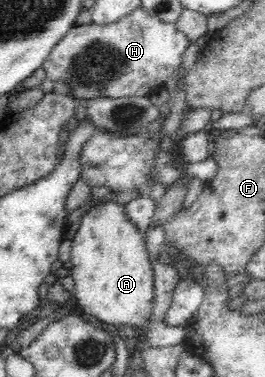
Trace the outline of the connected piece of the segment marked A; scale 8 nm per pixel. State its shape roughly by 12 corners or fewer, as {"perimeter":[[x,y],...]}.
{"perimeter":[[124,206],[82,216],[67,266],[85,316],[140,326],[153,308],[145,235]]}

